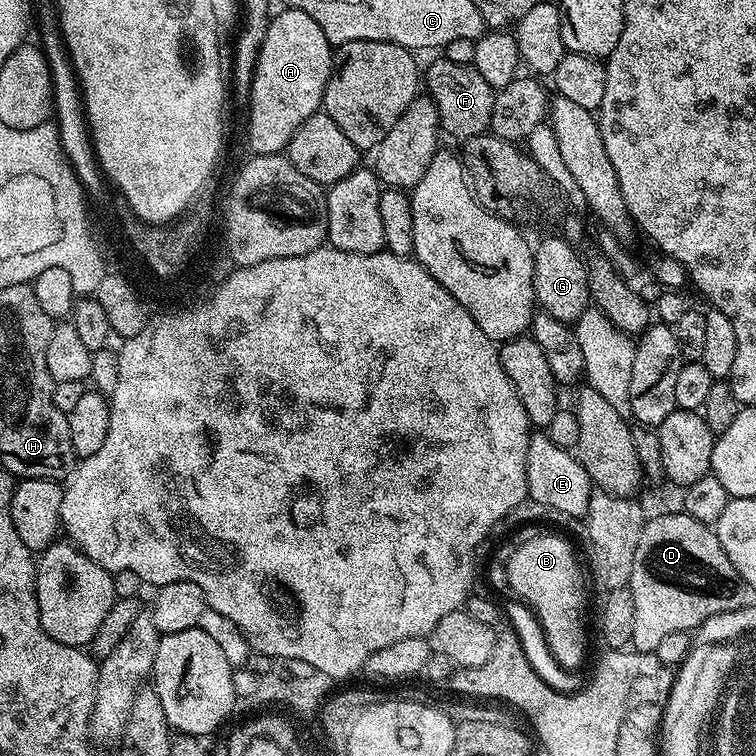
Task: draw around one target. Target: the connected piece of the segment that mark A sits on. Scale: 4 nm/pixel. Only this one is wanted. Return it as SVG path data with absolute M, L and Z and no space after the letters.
M284 8L269 19L264 32L248 103L248 144L257 156L283 153L290 138L324 102L326 82L332 77L334 46L322 34L322 26L302 10Z

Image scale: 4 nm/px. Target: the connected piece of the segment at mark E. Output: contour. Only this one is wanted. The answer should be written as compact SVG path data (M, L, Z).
M544 430L533 431L528 442L526 486L529 500L542 502L542 506L550 506L550 510L558 510L561 518L587 517L588 507L594 495L594 485L582 462L569 449L559 448Z

